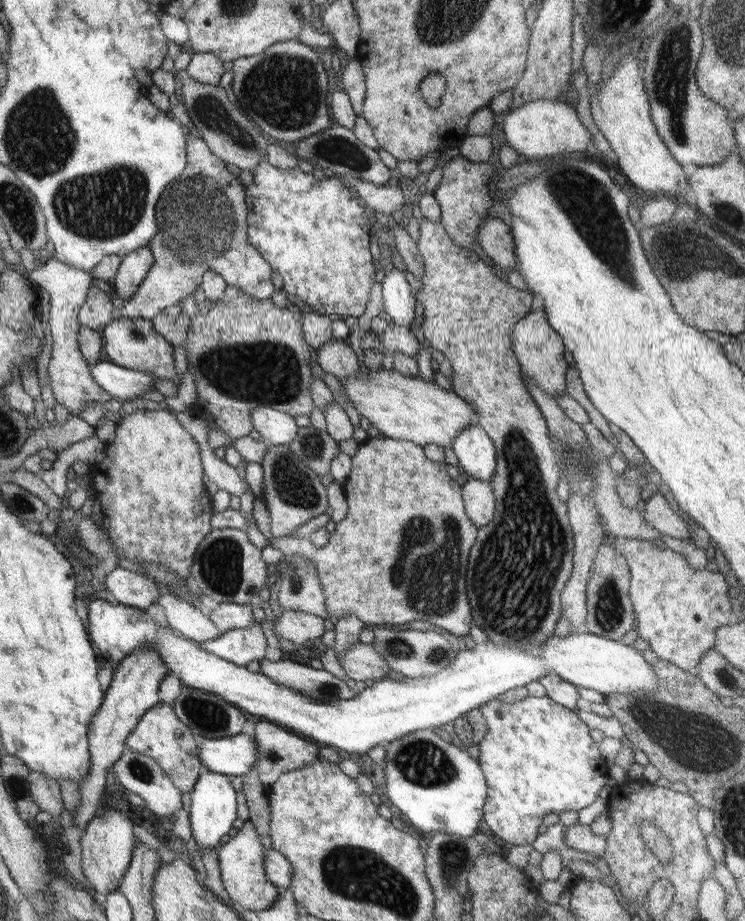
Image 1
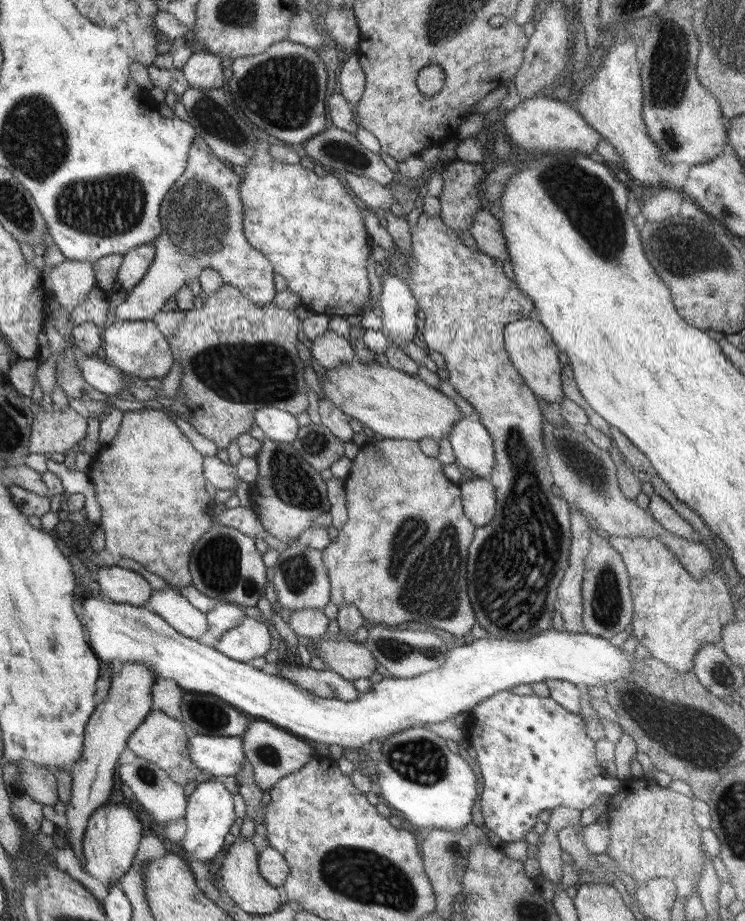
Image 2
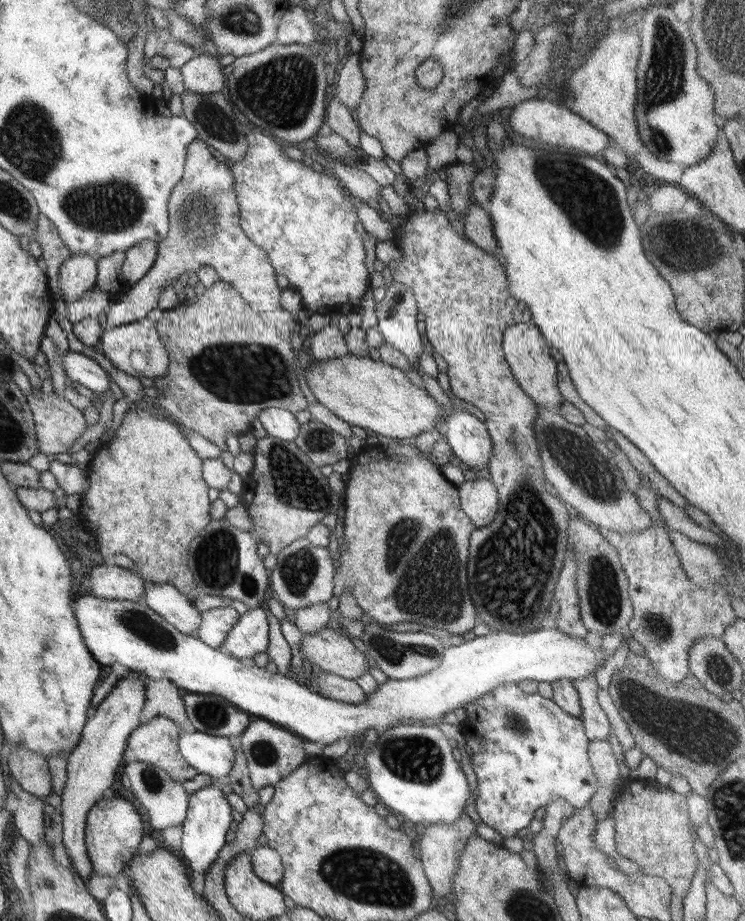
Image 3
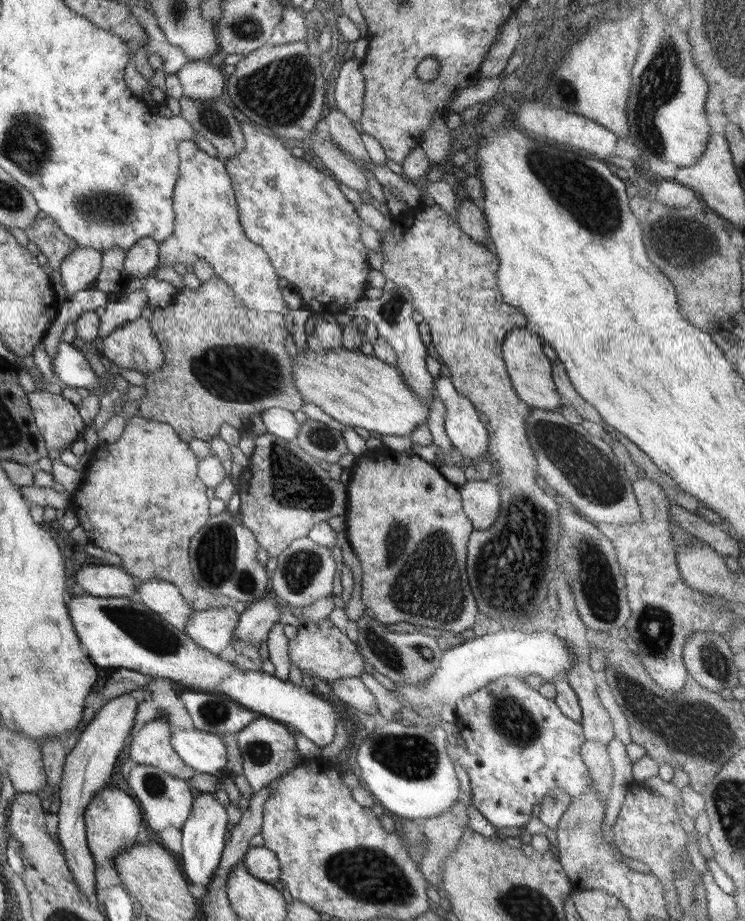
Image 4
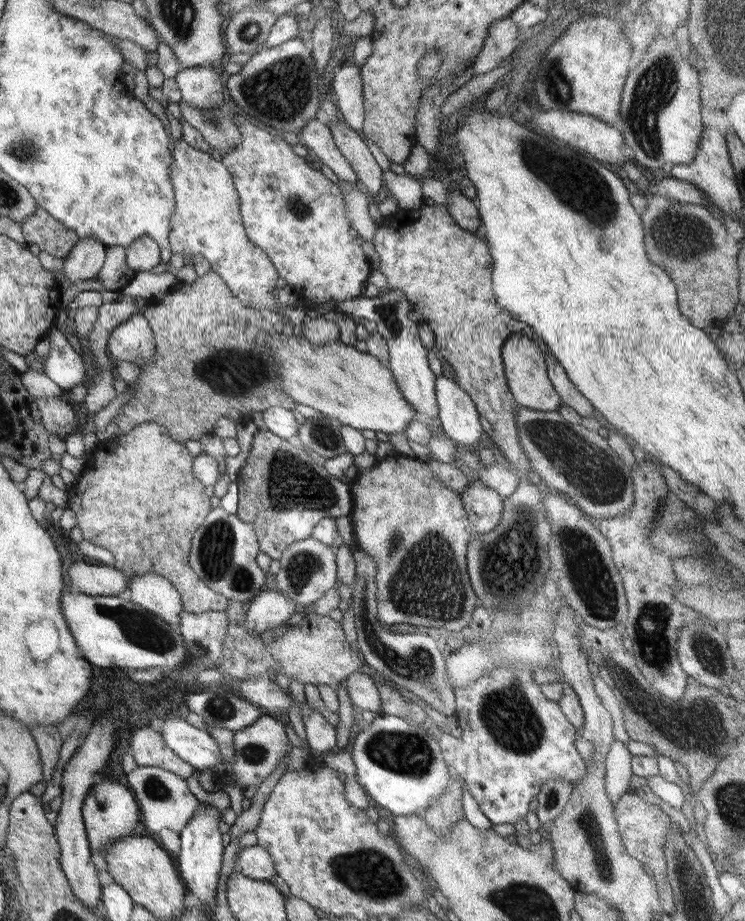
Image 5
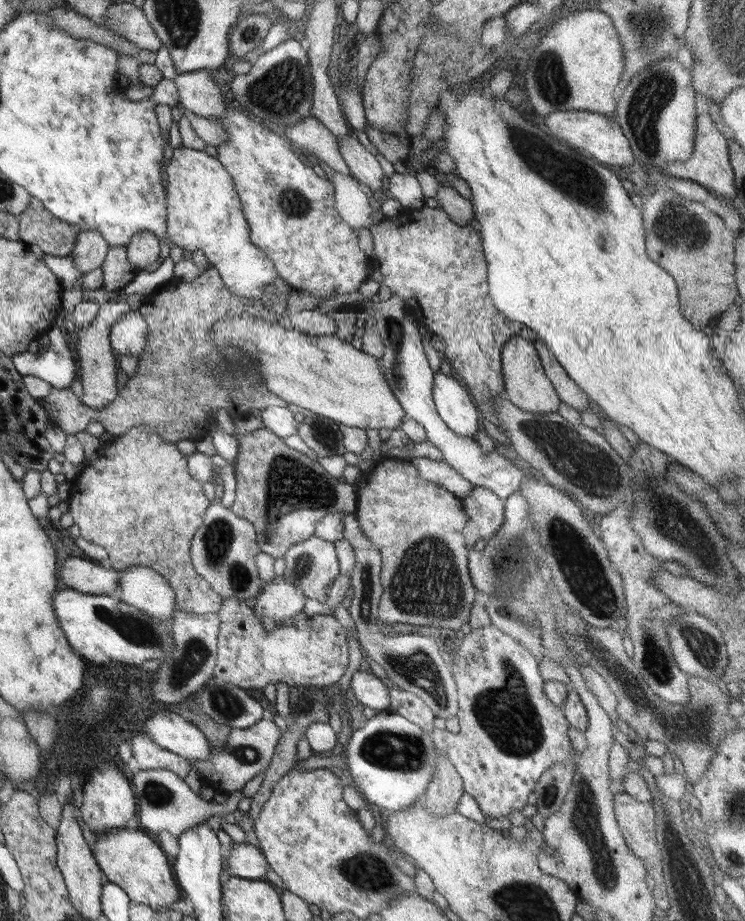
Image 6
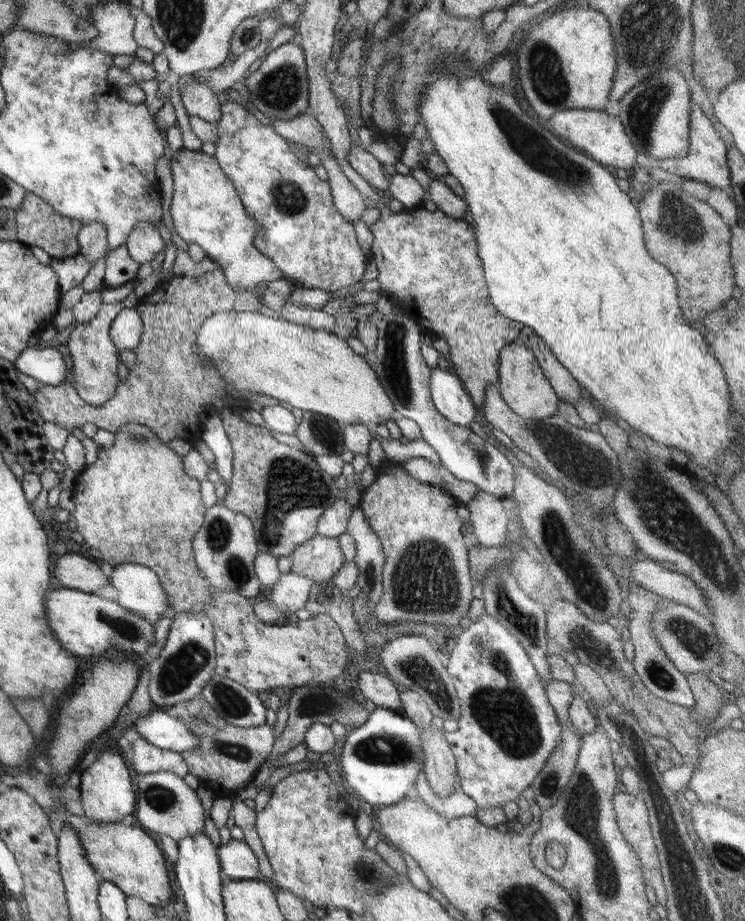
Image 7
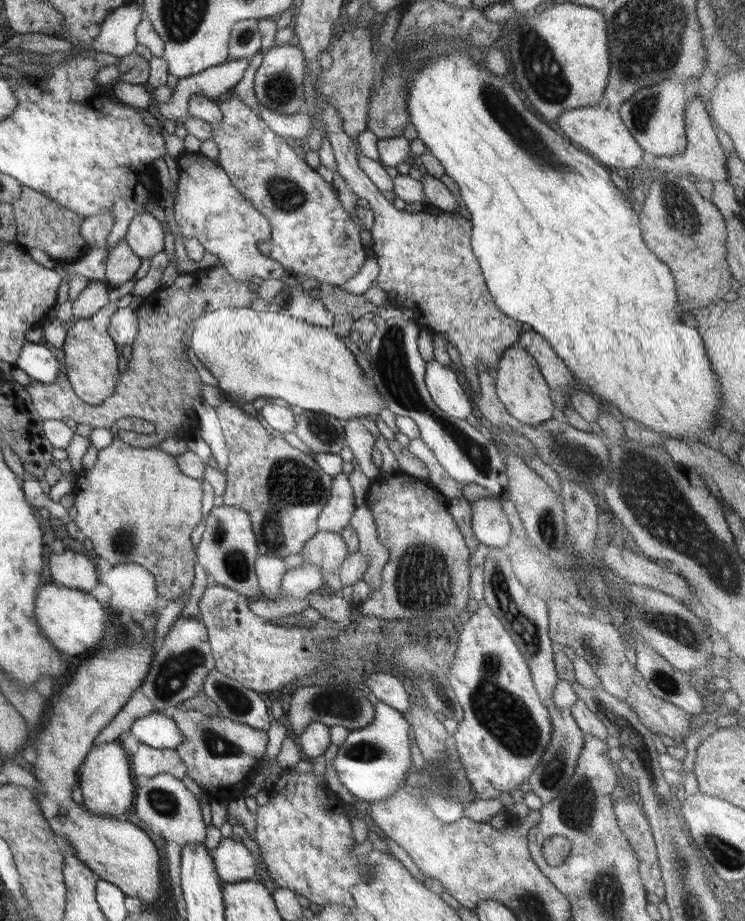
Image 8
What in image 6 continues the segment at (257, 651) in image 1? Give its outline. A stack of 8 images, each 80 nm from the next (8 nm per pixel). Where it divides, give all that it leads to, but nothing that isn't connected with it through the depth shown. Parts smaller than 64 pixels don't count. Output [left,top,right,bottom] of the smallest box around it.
[250,577,305,625]

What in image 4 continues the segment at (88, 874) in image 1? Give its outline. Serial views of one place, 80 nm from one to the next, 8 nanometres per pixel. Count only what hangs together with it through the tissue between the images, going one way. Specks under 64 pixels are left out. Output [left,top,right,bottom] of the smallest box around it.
[84,786,143,866]

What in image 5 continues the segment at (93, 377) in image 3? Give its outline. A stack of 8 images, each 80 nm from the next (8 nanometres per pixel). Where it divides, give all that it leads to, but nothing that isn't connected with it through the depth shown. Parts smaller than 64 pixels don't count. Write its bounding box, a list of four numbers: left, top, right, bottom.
[36,327,87,392]

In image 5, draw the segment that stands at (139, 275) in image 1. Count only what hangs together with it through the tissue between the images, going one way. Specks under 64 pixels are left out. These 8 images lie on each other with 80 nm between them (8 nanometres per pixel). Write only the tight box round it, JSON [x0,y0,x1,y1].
[124,236,161,272]

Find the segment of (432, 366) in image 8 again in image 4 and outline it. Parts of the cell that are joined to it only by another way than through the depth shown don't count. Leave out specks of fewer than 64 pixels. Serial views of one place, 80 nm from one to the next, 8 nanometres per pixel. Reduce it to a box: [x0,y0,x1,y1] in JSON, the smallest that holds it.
[434,378,488,463]

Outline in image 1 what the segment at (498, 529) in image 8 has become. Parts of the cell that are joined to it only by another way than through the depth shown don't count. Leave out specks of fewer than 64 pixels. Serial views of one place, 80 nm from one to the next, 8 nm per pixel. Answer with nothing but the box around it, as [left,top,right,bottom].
[462,479,494,528]

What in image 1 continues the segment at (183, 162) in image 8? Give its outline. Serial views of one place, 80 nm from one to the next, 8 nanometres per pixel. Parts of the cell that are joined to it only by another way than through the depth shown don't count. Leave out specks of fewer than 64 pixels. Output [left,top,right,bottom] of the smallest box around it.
[121,134,274,320]

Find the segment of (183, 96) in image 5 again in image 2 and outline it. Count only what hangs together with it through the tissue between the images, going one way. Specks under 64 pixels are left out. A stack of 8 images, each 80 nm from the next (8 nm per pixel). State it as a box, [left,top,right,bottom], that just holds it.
[181,51,222,89]

